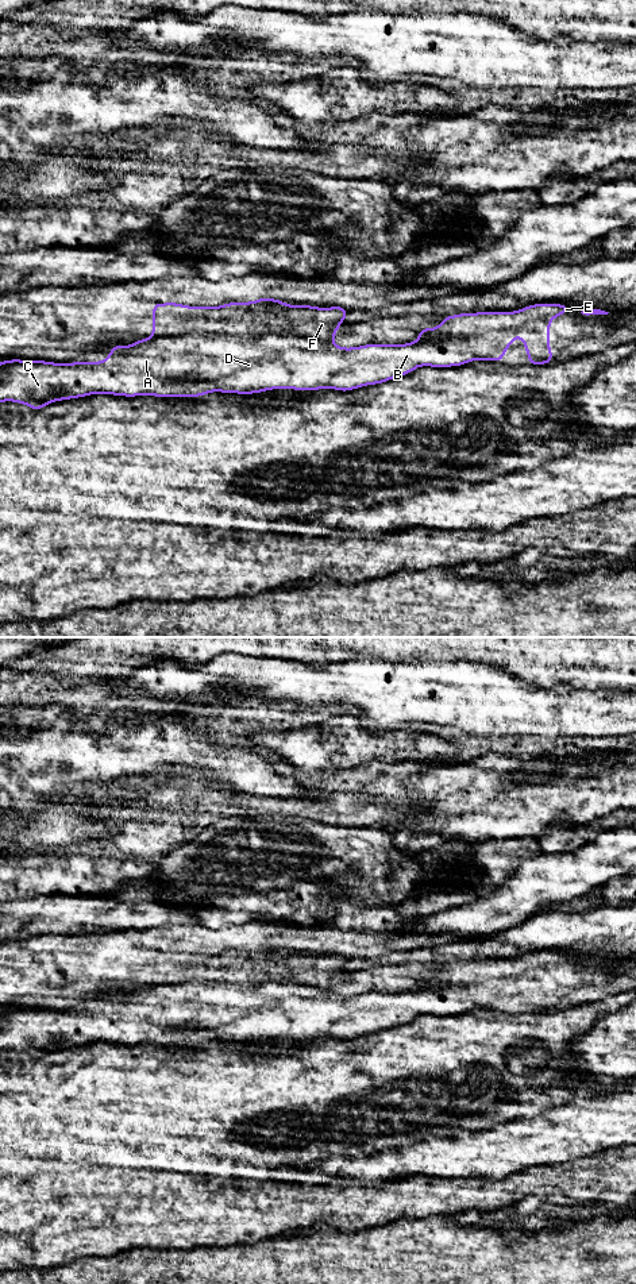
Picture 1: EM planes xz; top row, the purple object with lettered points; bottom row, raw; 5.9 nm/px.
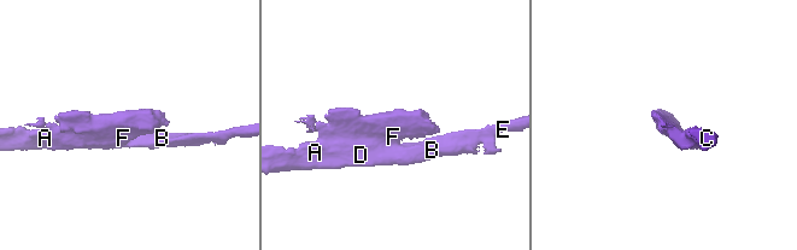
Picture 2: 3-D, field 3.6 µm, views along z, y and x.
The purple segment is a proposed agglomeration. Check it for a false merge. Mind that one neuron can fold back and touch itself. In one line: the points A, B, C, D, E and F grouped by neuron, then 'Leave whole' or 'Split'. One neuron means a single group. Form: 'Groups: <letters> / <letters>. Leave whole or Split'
Groups: A B C D E / F. Split

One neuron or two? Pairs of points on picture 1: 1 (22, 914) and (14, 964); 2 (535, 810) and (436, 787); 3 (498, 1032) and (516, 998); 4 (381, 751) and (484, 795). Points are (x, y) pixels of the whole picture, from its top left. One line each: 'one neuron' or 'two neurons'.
1: two neurons
2: one neuron
3: two neurons
4: two neurons

